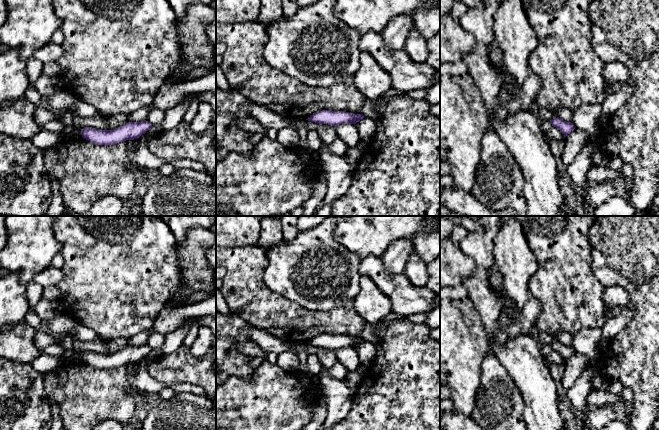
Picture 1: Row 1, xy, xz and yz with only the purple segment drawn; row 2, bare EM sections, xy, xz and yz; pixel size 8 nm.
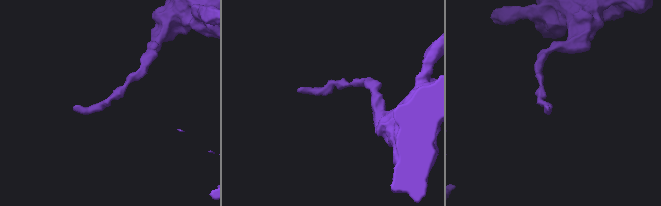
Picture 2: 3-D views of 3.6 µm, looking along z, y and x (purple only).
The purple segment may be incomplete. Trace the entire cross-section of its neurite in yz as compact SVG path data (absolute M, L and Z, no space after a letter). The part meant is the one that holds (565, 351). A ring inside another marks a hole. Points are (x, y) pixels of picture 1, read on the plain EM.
M559 341L553 342L550 346L552 350L556 351L563 358L564 362L575 353L571 346L564 345Z

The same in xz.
M322 334L311 339L306 344L315 346L317 348L328 348L331 350L336 350L348 347L355 349L364 341L365 340L363 338L353 338L346 335Z

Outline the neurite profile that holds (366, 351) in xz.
M364 341L362 344L355 348L360 362L367 368L370 367L376 355L375 344Z

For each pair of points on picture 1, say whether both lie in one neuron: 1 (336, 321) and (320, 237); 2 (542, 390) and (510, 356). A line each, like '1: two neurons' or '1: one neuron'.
1: two neurons
2: one neuron

